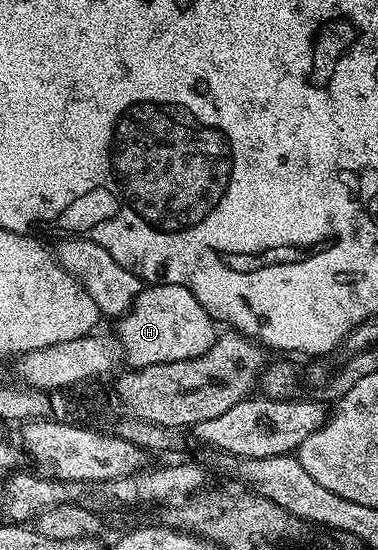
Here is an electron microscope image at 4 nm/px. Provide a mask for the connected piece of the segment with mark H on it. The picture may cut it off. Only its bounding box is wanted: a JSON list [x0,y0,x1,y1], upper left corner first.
[119,283,219,369]

